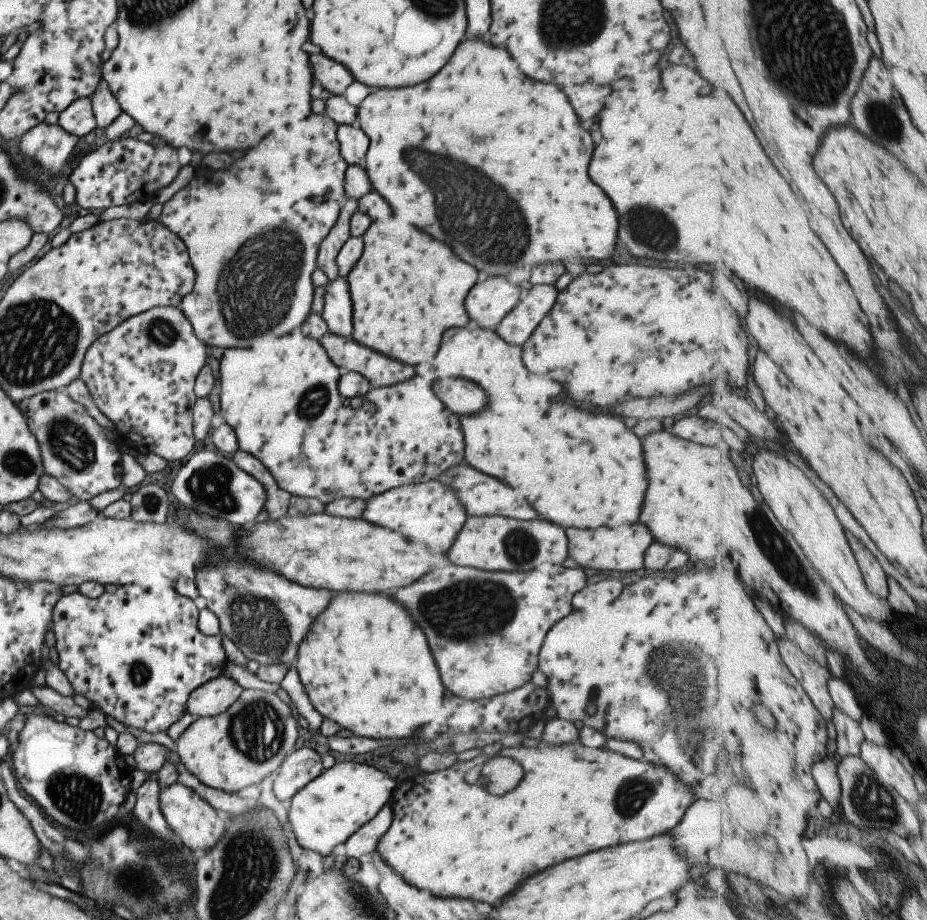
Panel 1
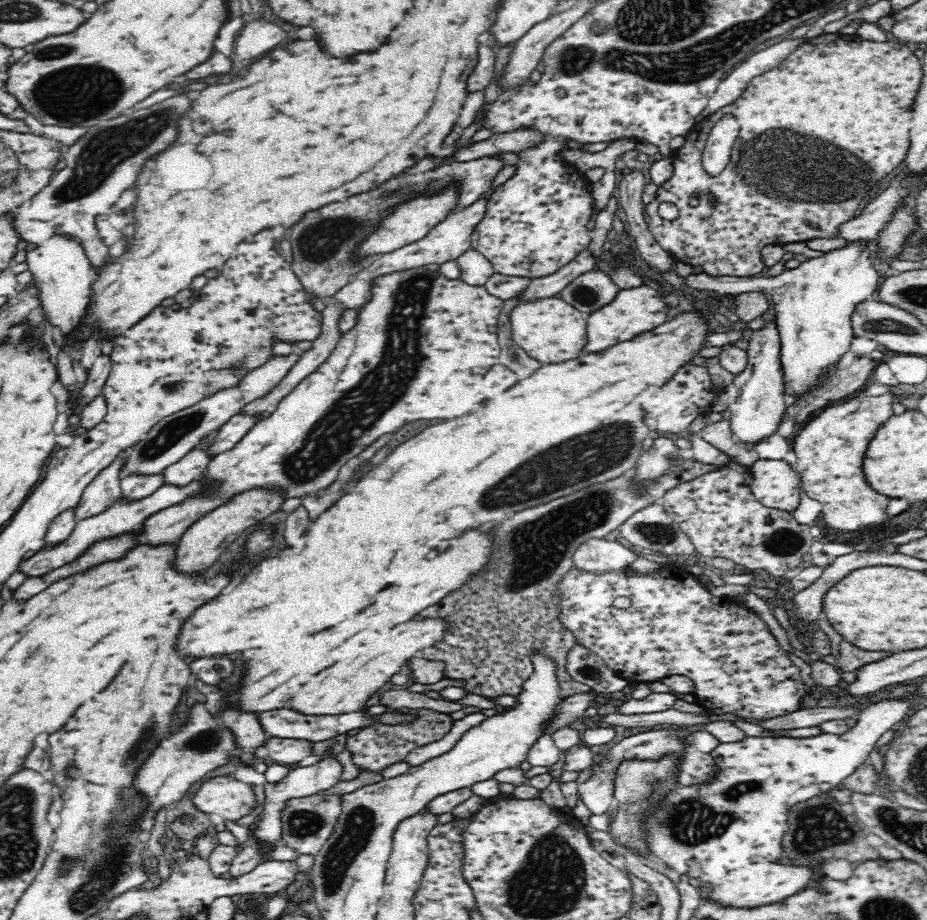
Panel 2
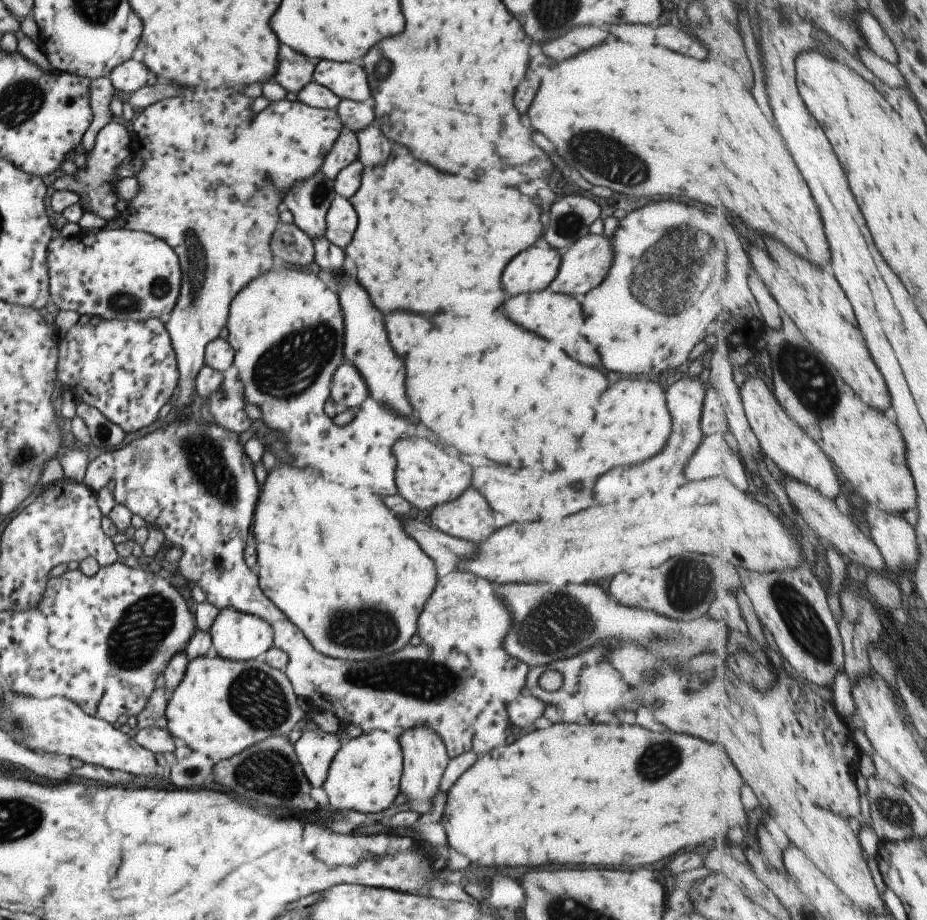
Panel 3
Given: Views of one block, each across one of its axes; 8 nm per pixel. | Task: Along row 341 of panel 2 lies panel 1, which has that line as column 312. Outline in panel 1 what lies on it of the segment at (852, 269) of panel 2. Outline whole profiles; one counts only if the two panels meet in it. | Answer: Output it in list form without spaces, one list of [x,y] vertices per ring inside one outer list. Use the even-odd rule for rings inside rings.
[[[337,762],[328,770],[323,769],[319,776],[305,784],[291,798],[287,822],[295,849],[310,850],[321,857],[328,855],[337,844],[345,843],[353,833],[377,814],[380,808],[390,800],[395,786],[396,781],[385,773],[357,762]]]

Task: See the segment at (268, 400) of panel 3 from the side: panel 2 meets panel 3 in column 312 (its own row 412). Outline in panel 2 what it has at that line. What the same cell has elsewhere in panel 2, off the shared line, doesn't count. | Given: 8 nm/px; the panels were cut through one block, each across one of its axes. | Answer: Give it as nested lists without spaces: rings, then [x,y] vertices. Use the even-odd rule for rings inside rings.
[[[420,267],[393,272],[373,280],[372,298],[357,313],[357,323],[347,333],[340,334],[340,341],[332,354],[308,378],[305,378],[277,406],[258,421],[237,442],[232,450],[217,454],[207,466],[205,476],[217,480],[219,487],[208,491],[205,497],[190,497],[178,505],[160,510],[144,523],[141,535],[122,535],[95,542],[88,554],[70,562],[42,578],[27,578],[13,593],[18,600],[26,600],[32,594],[48,588],[58,578],[84,572],[106,560],[122,558],[132,546],[148,540],[148,544],[176,542],[196,519],[212,508],[248,488],[283,488],[287,496],[313,495],[330,486],[338,470],[362,450],[370,446],[382,434],[396,432],[412,420],[454,420],[472,412],[476,404],[486,398],[482,390],[482,376],[499,363],[501,346],[497,337],[498,318],[506,301],[490,294],[485,285],[472,286],[462,279],[445,278],[438,271]]]

